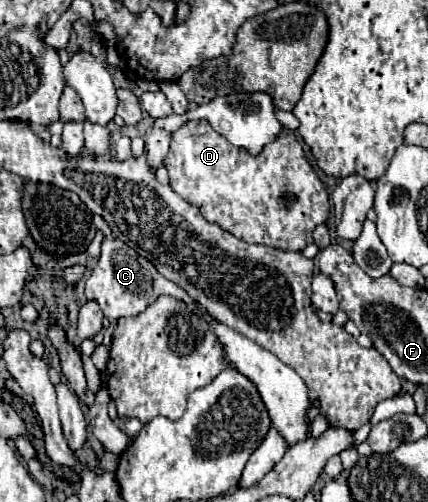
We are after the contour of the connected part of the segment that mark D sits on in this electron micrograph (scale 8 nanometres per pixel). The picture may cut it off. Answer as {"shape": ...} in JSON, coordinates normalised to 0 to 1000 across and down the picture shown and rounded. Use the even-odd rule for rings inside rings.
{"shape":[[[437,243],[404,267],[386,331],[395,339],[395,367],[418,390],[460,410],[479,438],[516,450],[526,462],[572,482],[600,482],[657,498],[708,498],[731,482],[736,450],[755,446],[769,430],[764,378],[713,319],[708,295],[694,283],[689,267],[675,259],[657,263],[633,287],[624,287],[605,311],[582,311],[582,303],[544,295],[488,251],[488,243]]]}

